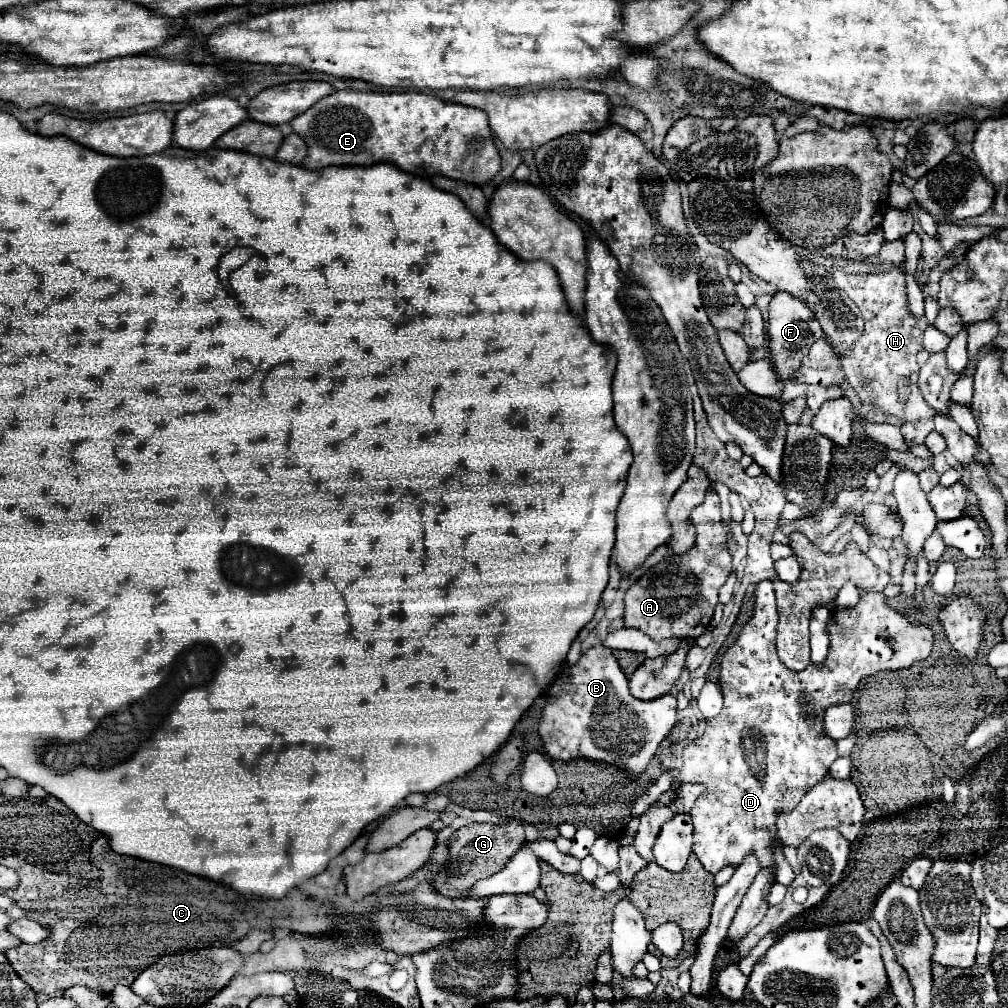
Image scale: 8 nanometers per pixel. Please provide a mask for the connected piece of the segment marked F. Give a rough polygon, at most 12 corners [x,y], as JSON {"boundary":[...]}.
{"boundary":[[778,291],[768,307],[768,355],[778,379],[824,337],[814,313]]}

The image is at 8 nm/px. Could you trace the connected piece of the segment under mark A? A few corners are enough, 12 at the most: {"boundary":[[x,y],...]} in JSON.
{"boundary":[[720,499],[694,507],[694,547],[624,595],[624,625],[696,639],[732,571]]}

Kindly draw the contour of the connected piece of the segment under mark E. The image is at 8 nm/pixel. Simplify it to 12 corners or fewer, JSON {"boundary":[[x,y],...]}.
{"boundary":[[336,91],[292,119],[306,169],[394,163],[474,185],[502,167],[486,113]]}

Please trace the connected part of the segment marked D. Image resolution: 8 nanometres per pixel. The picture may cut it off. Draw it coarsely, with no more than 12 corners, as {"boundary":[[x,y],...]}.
{"boundary":[[882,593],[834,611],[826,663],[776,655],[776,601],[720,665],[684,747],[706,871],[756,853],[836,755],[822,711],[932,651]]}

